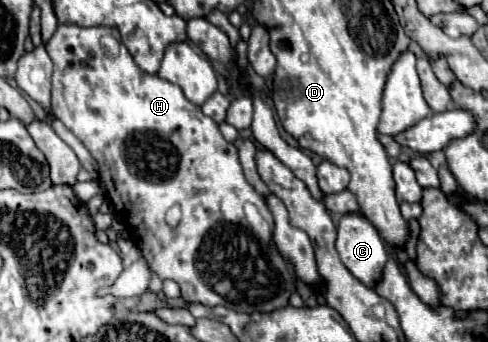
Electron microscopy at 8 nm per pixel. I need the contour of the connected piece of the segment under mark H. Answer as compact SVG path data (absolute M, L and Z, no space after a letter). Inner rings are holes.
M77 24L57 26L47 42L47 54L53 60L51 108L99 162L99 178L105 186L105 196L111 202L113 212L123 212L123 222L133 228L137 246L151 270L161 280L175 280L181 288L183 300L187 302L225 306L245 314L269 314L289 306L297 274L281 256L273 240L261 240L245 220L243 204L253 202L259 206L263 218L273 226L263 196L245 180L237 148L221 136L219 126L211 118L205 118L197 104L191 104L183 96L179 86L159 78L157 74L143 72L123 44L117 58L107 58L99 42L103 34L115 34L119 38L115 28L83 28ZM173 204L181 210L177 228L171 228L163 220Z

